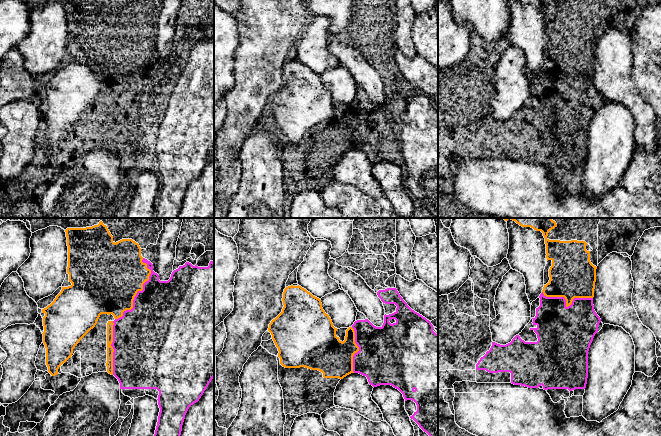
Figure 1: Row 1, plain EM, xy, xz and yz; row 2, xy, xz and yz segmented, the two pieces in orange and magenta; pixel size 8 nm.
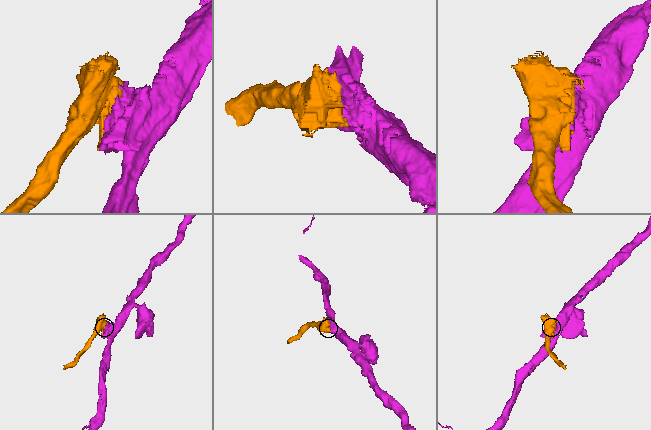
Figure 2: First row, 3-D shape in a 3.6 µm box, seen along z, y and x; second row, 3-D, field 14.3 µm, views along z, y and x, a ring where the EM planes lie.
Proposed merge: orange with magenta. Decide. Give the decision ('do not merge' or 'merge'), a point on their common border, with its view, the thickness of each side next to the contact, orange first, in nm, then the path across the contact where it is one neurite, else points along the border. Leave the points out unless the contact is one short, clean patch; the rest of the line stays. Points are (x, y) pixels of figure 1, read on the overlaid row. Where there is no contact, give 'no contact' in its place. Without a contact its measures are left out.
do not merge | xy (138, 290) | 500/460 nm

